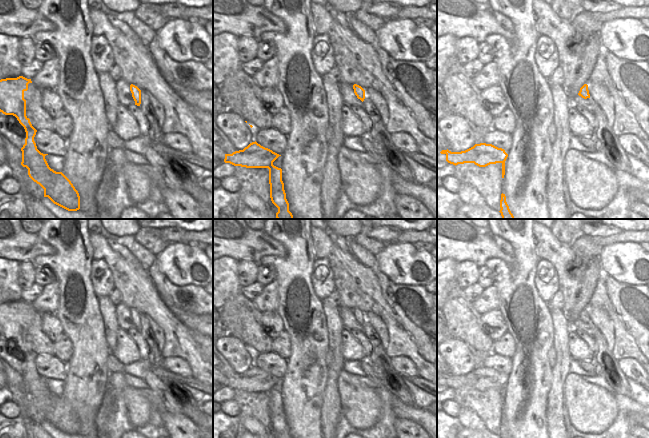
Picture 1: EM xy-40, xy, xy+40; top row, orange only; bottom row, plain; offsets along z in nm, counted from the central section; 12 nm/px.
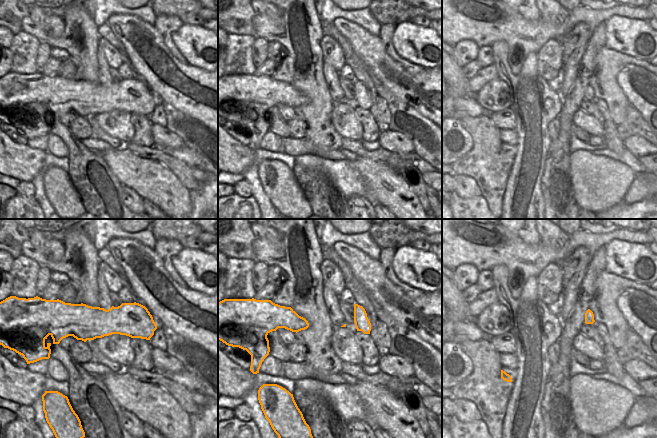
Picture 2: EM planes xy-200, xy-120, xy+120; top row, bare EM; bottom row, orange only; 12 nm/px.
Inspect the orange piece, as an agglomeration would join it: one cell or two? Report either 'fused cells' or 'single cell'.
single cell

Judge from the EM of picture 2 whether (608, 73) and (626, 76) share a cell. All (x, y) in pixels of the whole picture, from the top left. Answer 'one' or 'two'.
two

